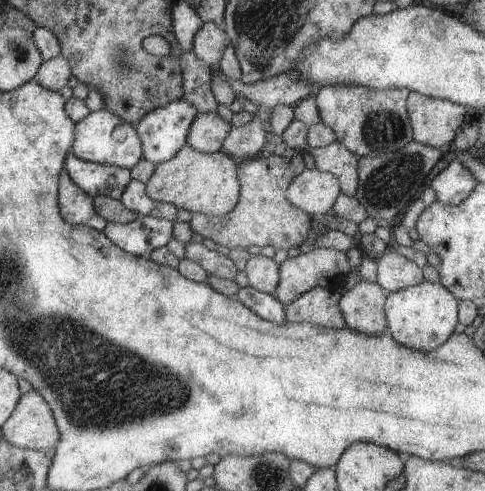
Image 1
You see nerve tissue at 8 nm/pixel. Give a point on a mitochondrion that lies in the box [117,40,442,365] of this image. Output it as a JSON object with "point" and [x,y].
{"point":[391,181]}

